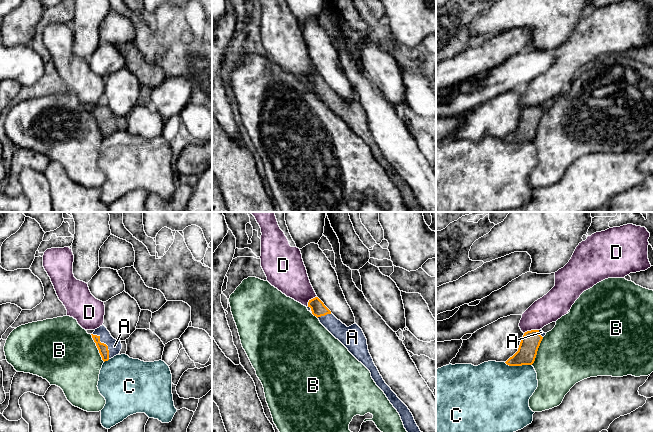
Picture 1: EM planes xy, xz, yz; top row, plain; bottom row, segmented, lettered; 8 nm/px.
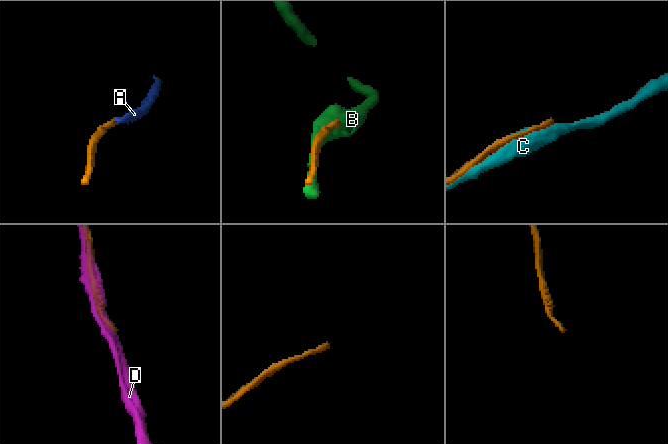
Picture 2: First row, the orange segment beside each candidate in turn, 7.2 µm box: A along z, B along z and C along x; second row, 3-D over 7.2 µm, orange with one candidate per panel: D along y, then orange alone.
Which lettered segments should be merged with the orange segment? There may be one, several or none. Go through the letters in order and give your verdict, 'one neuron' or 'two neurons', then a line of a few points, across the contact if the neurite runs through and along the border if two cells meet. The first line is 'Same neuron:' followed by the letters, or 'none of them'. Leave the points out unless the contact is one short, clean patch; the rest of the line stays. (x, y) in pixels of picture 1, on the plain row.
Same neuron: A
A: one neuron; line xy (103, 124), (103, 119), (108, 122), (114, 122)
B: two neurons
C: two neurons
D: two neurons

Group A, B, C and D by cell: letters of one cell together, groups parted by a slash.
A / B / C / D

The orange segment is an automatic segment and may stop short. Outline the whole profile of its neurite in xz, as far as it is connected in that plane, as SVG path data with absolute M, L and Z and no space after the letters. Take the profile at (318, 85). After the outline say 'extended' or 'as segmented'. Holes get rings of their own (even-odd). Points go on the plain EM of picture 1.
M318 73L309 76L308 83L311 84L312 90L319 95L320 99L370 147L371 153L376 161L384 168L390 179L399 189L404 204L410 212L418 212L421 207L412 189L385 159L375 142L362 105L357 100L347 103L331 89Z; extended

